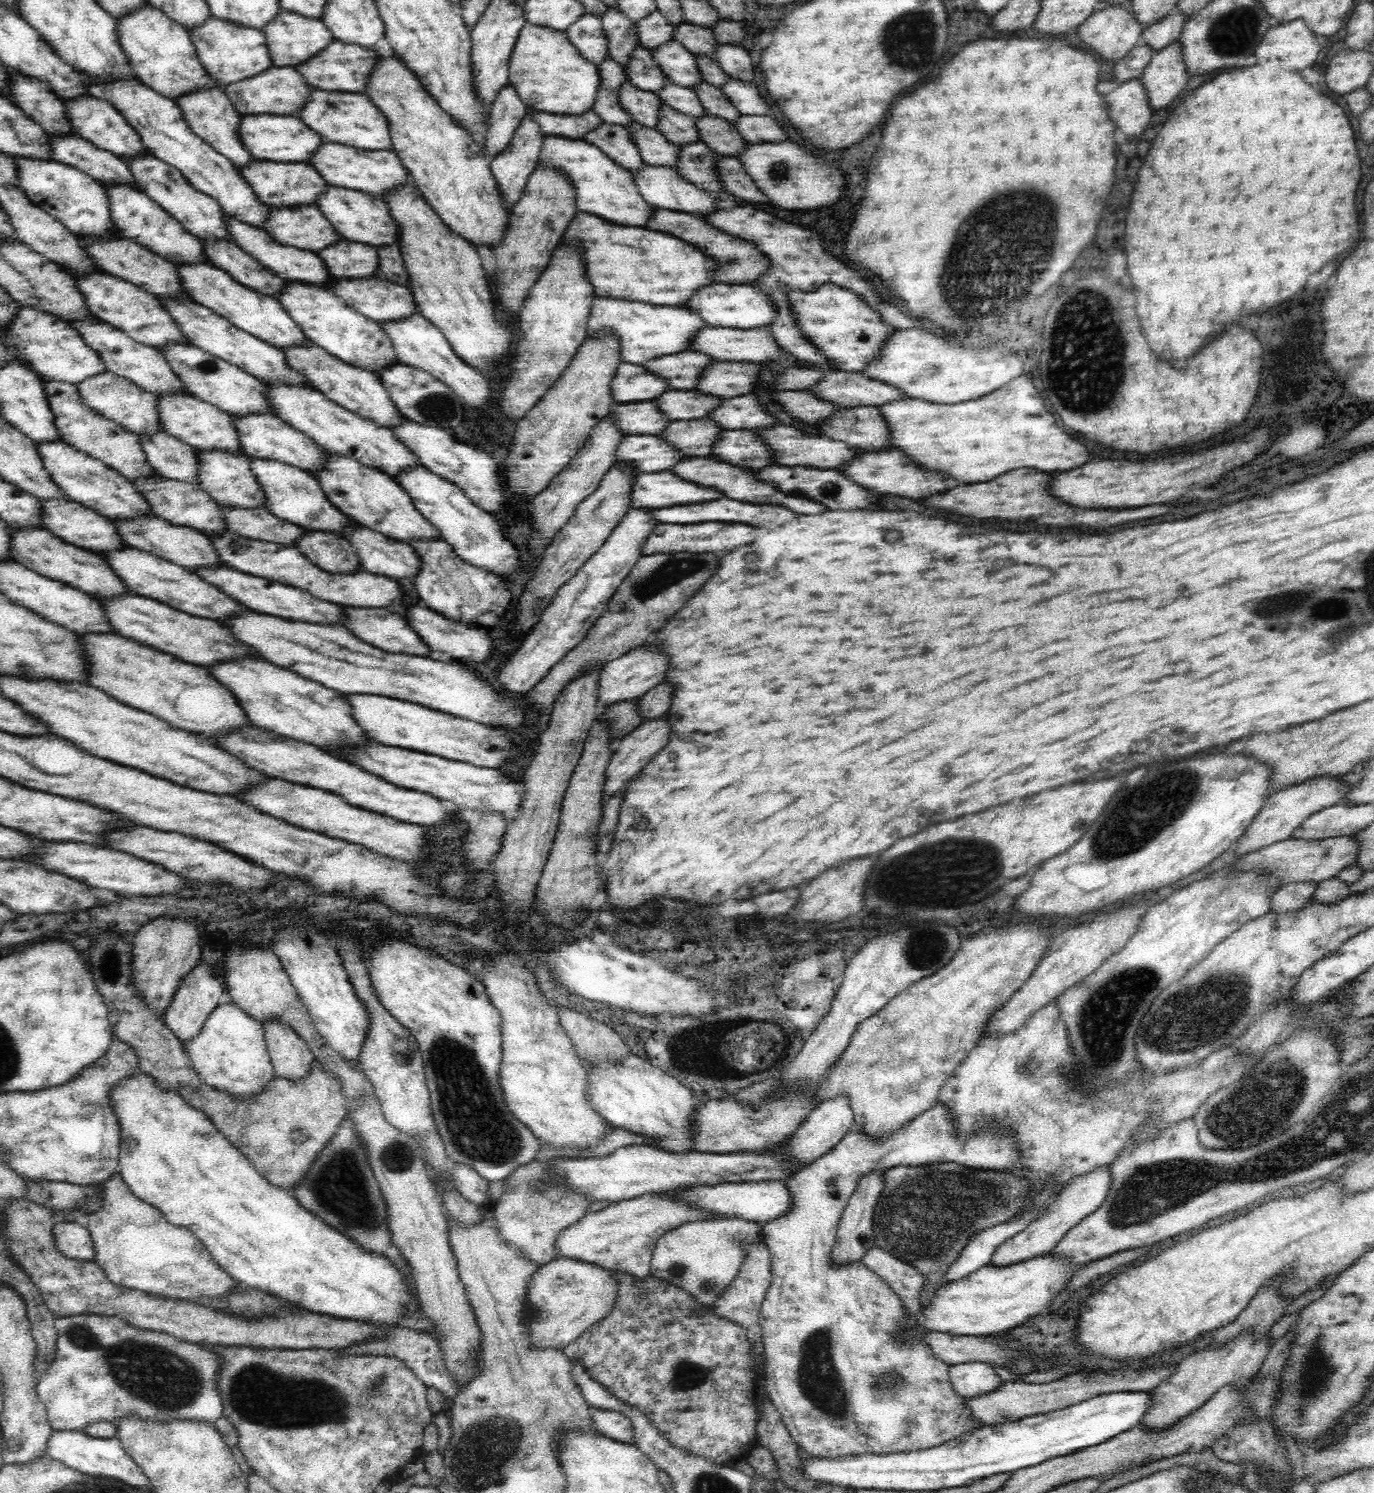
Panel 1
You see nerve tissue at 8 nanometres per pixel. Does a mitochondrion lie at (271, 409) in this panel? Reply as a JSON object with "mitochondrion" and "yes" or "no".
{"mitochondrion":"no"}

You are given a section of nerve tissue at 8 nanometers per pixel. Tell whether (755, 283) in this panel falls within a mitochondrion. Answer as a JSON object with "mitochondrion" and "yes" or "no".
{"mitochondrion":"no"}

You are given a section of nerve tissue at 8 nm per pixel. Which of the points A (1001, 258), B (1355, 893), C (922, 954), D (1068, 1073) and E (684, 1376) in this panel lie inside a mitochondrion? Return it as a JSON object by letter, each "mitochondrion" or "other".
{"A":"mitochondrion","B":"other","C":"mitochondrion","D":"mitochondrion","E":"mitochondrion"}

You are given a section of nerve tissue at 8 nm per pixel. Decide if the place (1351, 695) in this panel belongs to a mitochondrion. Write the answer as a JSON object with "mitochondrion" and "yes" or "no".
{"mitochondrion":"no"}

